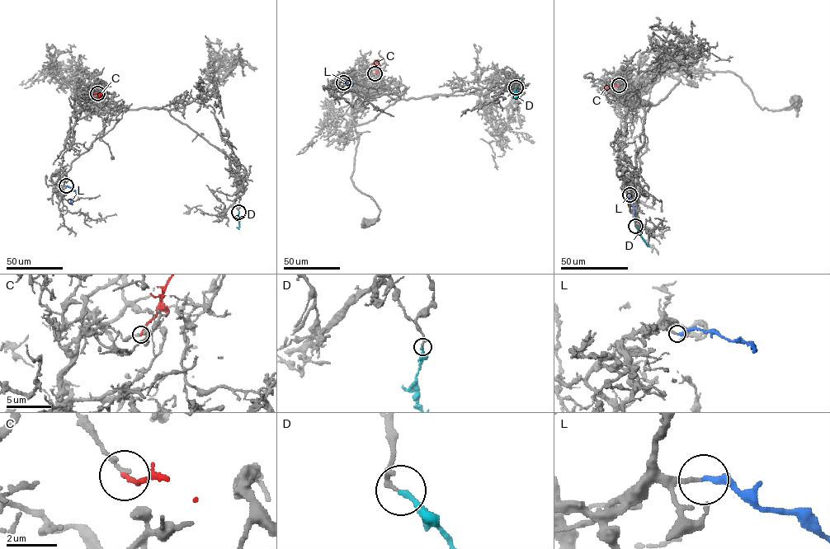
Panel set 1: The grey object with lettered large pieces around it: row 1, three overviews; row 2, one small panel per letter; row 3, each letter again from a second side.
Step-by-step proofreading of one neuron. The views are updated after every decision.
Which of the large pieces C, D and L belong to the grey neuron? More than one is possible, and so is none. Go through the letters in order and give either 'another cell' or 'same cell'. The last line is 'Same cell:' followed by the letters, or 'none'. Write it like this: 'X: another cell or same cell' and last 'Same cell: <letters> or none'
C: another cell
D: same cell
L: same cell
Same cell: D, L

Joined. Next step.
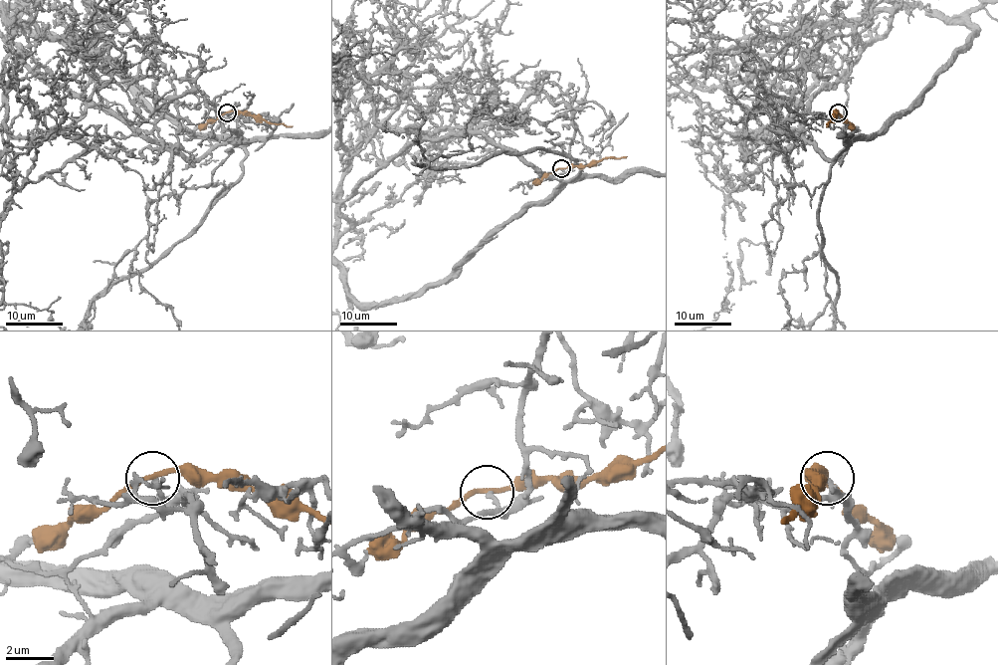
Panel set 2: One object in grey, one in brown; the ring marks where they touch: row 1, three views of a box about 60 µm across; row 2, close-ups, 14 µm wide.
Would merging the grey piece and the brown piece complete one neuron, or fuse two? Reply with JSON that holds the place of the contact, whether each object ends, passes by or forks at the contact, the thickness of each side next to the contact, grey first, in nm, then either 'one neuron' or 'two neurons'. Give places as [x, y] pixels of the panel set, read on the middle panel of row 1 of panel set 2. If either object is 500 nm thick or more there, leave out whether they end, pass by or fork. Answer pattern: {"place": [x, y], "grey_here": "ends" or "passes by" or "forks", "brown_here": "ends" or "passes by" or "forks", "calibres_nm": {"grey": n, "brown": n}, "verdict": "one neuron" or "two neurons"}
{"place": [561, 168], "grey_here": "ends", "brown_here": "passes by", "calibres_nm": {"grey": 170, "brown": 190}, "verdict": "two neurons"}

